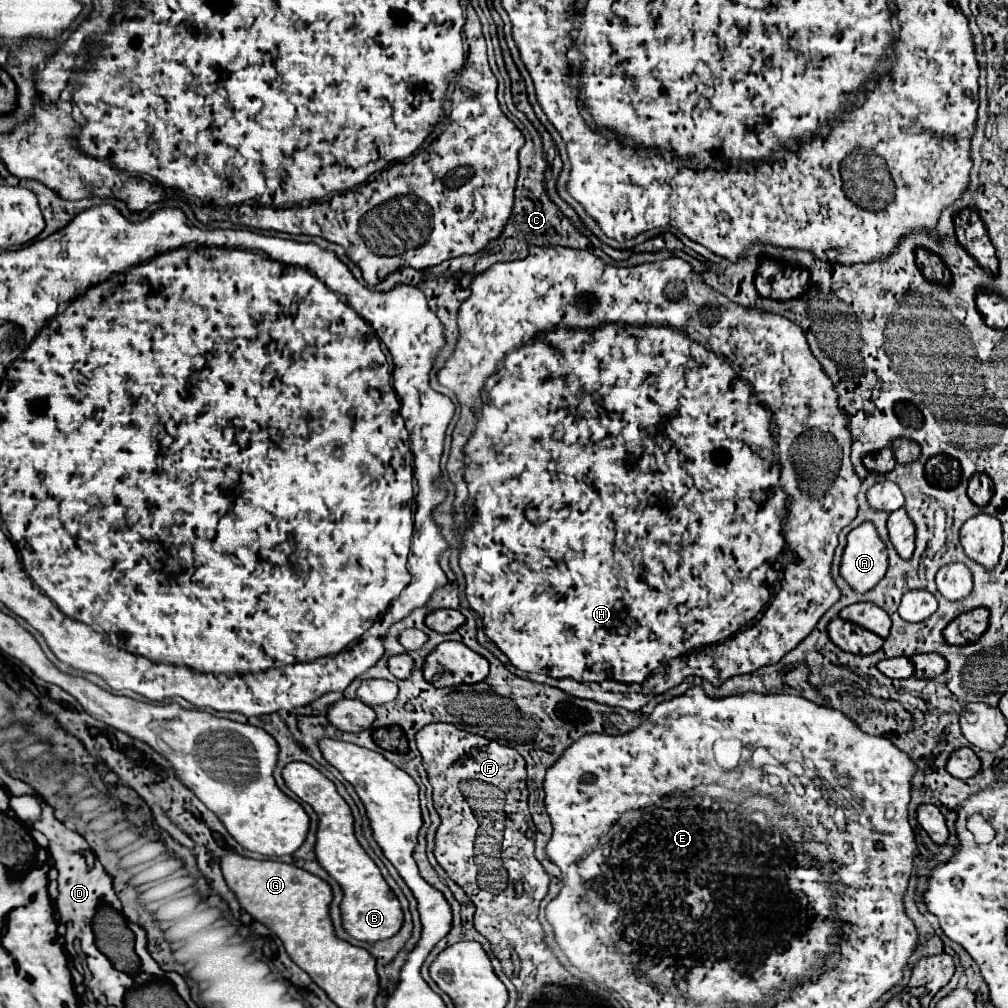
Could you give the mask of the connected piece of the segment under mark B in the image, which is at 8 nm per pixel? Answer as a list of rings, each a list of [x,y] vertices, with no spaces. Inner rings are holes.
[[[291,762],[281,772],[287,788],[297,794],[303,802],[307,802],[315,814],[319,816],[317,826],[317,842],[315,842],[315,856],[317,862],[327,874],[341,886],[343,902],[341,902],[341,918],[345,932],[363,942],[379,942],[391,938],[399,932],[403,924],[403,912],[399,900],[387,886],[385,878],[381,876],[375,862],[365,854],[359,846],[355,832],[353,832],[353,816],[345,800],[337,794],[337,788],[331,780],[327,780],[319,770],[305,762]]]

